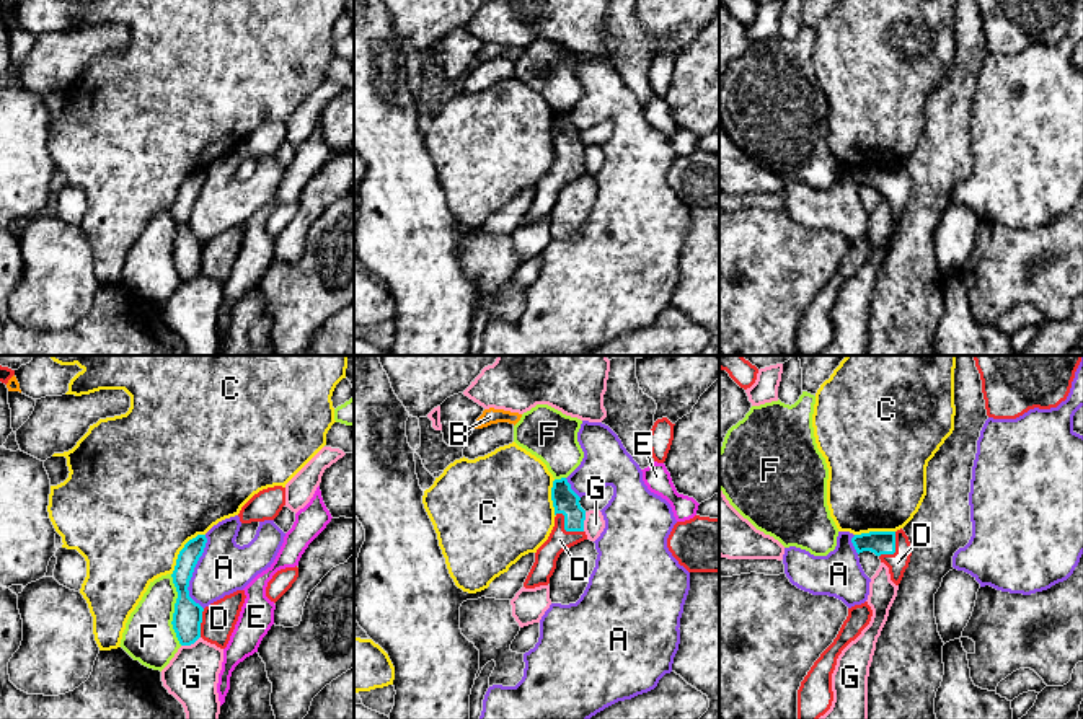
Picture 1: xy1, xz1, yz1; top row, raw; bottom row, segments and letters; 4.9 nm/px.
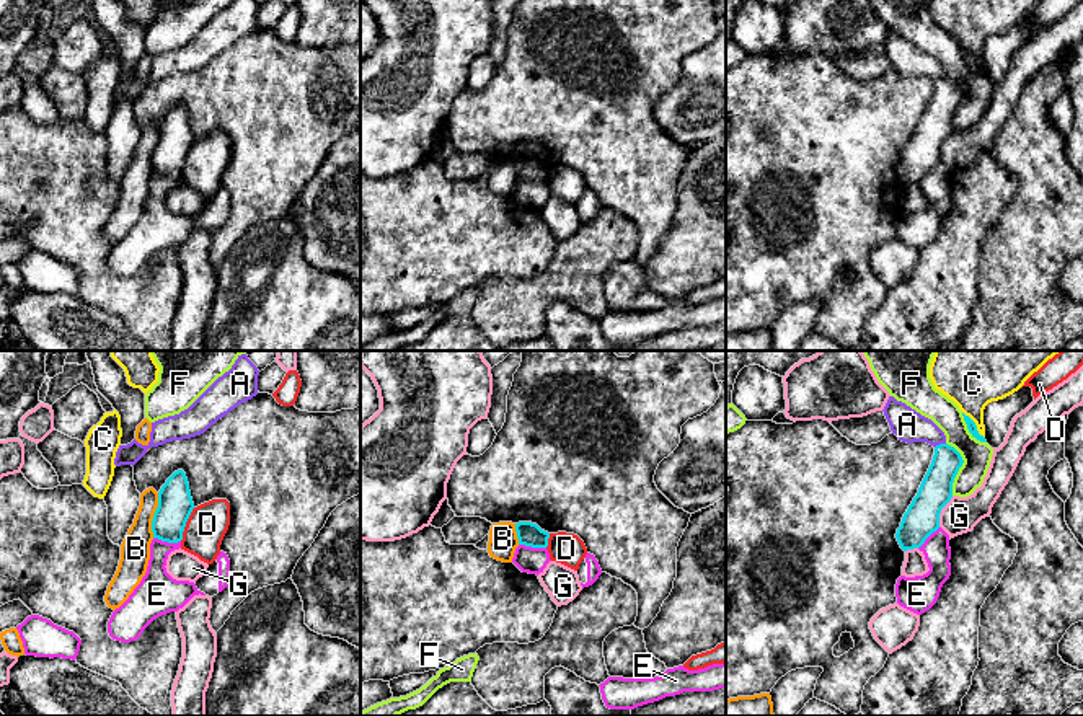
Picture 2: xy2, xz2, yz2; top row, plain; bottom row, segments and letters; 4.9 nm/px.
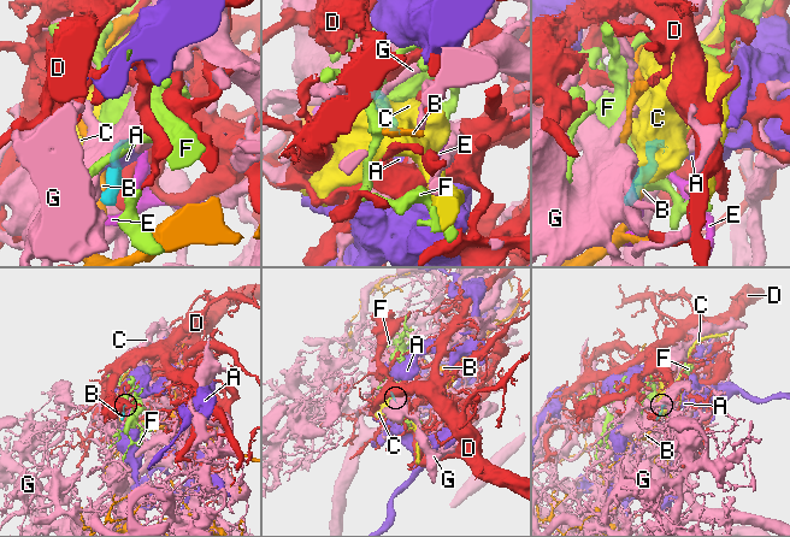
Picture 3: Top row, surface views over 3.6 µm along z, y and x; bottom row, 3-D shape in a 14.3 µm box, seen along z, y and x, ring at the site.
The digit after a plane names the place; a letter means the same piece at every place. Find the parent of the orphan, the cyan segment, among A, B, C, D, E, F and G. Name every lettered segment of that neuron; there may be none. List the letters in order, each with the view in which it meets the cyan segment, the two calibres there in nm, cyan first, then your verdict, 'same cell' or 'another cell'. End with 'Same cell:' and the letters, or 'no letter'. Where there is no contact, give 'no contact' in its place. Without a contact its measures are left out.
A: contact in xy1; calibres 140 and 260 nm; another cell
B: contact in xy2; calibres 180 and 140 nm; another cell
C: contact in xy1; calibres 100 and 500 nm; another cell
D: contact in xz1; calibres 130 and 110 nm; same cell
E: contact in xy2; calibres 180 and 190 nm; another cell
F: contact in xy1; calibres 140 and 260 nm; another cell
G: contact in yz2; calibres 170 and 180 nm; another cell
Same cell: D

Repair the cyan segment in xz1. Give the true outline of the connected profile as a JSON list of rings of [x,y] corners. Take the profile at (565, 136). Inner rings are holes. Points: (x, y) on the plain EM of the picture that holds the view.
[[[566,112],[553,116],[551,135],[556,150],[555,161],[548,174],[535,187],[535,197],[524,217],[525,223],[548,220],[559,189],[587,174],[584,166],[586,145]]]

